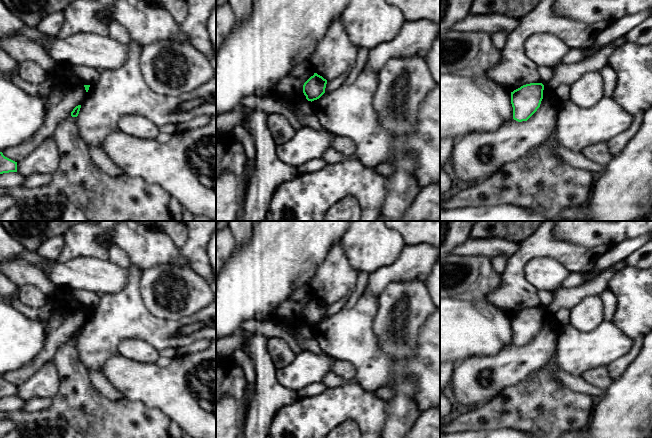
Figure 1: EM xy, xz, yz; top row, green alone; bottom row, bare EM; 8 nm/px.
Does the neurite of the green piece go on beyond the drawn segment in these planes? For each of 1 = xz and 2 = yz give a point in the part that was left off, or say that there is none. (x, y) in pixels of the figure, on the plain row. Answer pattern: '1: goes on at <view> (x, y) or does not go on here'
1: does not go on here
2: does not go on here

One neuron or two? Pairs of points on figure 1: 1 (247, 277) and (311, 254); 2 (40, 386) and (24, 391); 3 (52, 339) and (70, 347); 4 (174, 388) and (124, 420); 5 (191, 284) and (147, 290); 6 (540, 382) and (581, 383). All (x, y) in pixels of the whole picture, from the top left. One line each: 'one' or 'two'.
1: one
2: one
3: two
4: two
5: one
6: two

